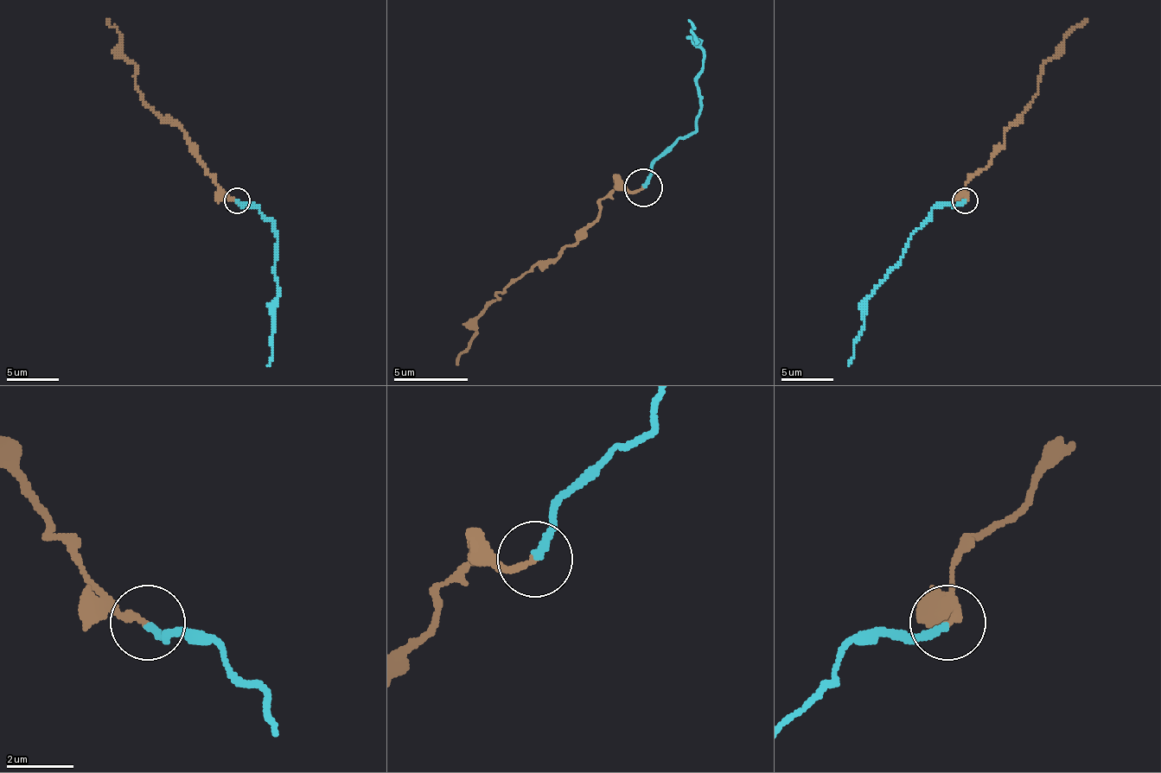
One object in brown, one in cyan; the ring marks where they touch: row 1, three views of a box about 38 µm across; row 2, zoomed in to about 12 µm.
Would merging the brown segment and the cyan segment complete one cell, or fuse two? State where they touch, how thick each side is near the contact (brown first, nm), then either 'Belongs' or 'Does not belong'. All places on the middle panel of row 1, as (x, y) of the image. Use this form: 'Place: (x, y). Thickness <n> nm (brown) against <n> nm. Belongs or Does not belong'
Place: (643, 187). Thickness 200 nm (brown) against 240 nm. Belongs

